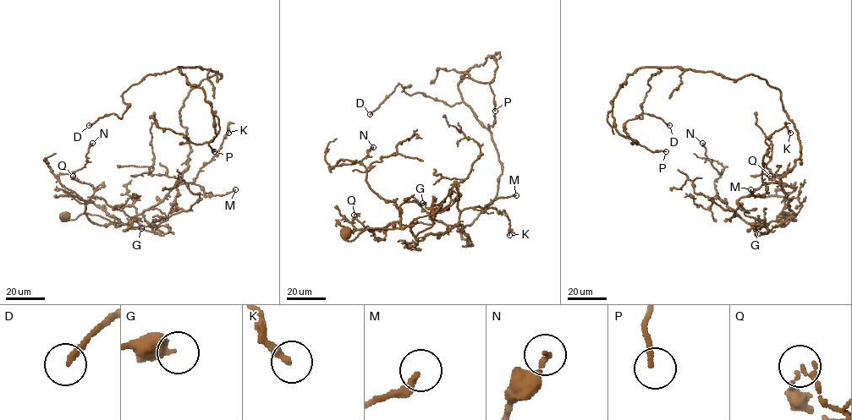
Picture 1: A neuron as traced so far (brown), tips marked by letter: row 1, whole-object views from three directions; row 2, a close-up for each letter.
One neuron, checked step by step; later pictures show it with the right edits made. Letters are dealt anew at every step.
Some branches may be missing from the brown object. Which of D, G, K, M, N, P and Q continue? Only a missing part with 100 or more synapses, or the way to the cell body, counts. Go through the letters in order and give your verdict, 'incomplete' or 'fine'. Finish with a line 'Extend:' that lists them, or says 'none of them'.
D: fine
G: fine
K: fine
M: fine
N: fine
P: fine
Q: fine
Extend: none of them

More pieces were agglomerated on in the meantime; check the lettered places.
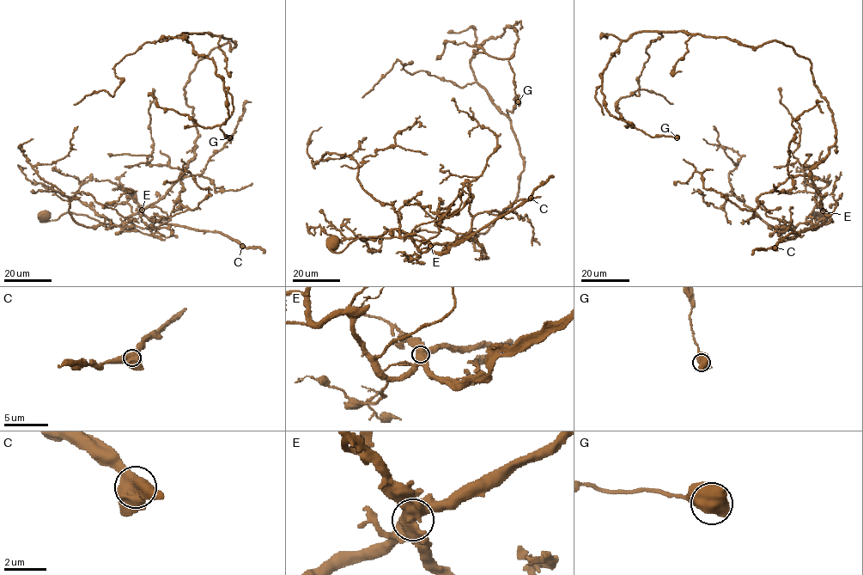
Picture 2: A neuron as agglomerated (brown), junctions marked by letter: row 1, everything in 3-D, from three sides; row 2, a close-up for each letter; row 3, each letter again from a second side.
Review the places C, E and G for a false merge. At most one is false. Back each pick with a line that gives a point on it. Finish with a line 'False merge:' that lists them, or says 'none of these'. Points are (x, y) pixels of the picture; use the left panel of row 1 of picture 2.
E: at (142, 210)
False merge: E

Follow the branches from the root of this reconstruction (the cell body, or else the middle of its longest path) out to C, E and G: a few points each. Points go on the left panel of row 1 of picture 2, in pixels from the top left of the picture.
C: (45, 214), (42, 222), (72, 212), (121, 225), (142, 212), (163, 223), (218, 231), (242, 246)
E: (45, 214), (40, 216), (42, 222), (72, 212), (121, 225), (142, 210)
G: (45, 214), (121, 225), (186, 168), (184, 87), (235, 44), (183, 33), (223, 81), (229, 137)

